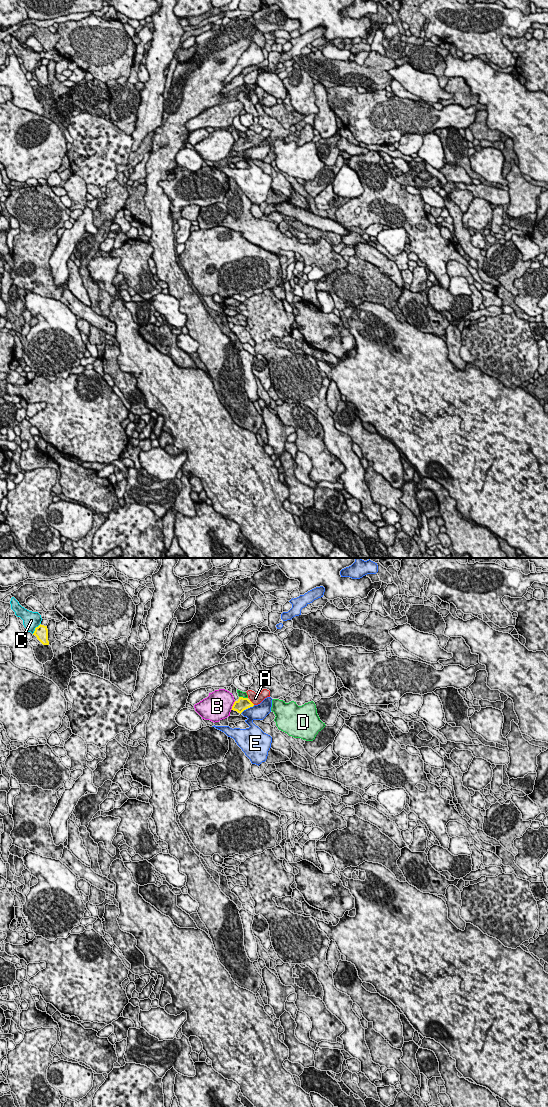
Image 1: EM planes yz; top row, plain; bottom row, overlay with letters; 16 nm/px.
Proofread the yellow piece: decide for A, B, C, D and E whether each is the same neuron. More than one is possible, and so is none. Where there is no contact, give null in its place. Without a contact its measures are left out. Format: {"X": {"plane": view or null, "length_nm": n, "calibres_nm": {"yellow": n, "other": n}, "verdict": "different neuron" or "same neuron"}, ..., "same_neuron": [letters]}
{"A": {"plane": "yz", "length_nm": 120, "calibres_nm": {"yellow": 200, "other": 170}, "verdict": "same neuron"}, "B": {"plane": "yz", "length_nm": 170, "calibres_nm": {"yellow": 200, "other": 440}, "verdict": "different neuron"}, "C": {"plane": "yz", "length_nm": 220, "calibres_nm": {"yellow": 220, "other": 280}, "verdict": "different neuron"}, "D": {"plane": "yz", "length_nm": 150, "calibres_nm": {"yellow": 200, "other": 100}, "verdict": "different neuron"}, "E": {"plane": "yz", "length_nm": 280, "calibres_nm": {"yellow": 200, "other": 260}, "verdict": "different neuron"}, "same_neuron": ["A"]}

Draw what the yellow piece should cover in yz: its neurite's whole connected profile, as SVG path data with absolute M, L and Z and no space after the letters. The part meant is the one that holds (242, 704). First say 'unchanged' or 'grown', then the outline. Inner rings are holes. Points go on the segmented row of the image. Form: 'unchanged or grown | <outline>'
grown | M263 689L260 694L257 694L252 690L248 690L246 693L248 697L239 697L239 699L234 702L231 710L237 711L241 714L244 710L253 707L254 705L258 705L265 698L270 697L270 691L267 689Z

